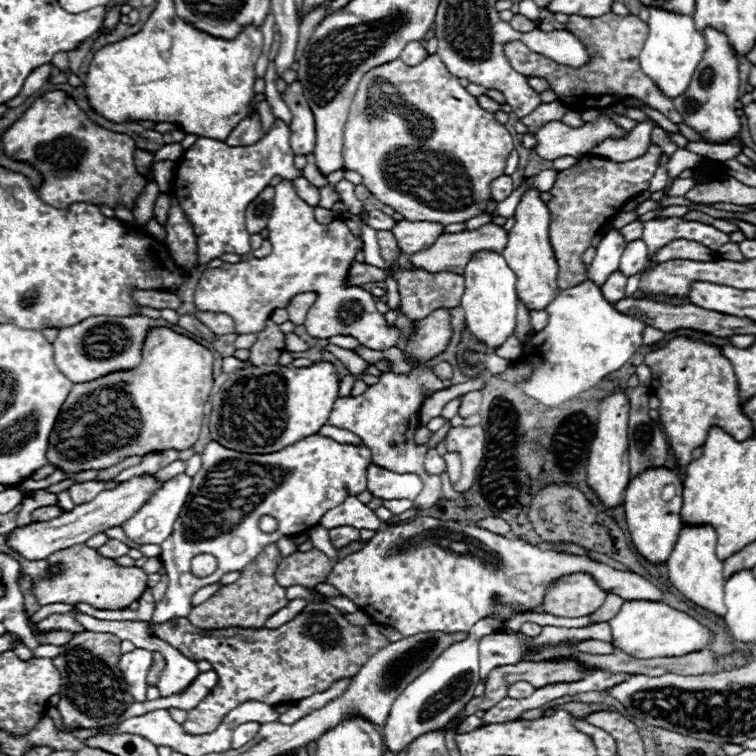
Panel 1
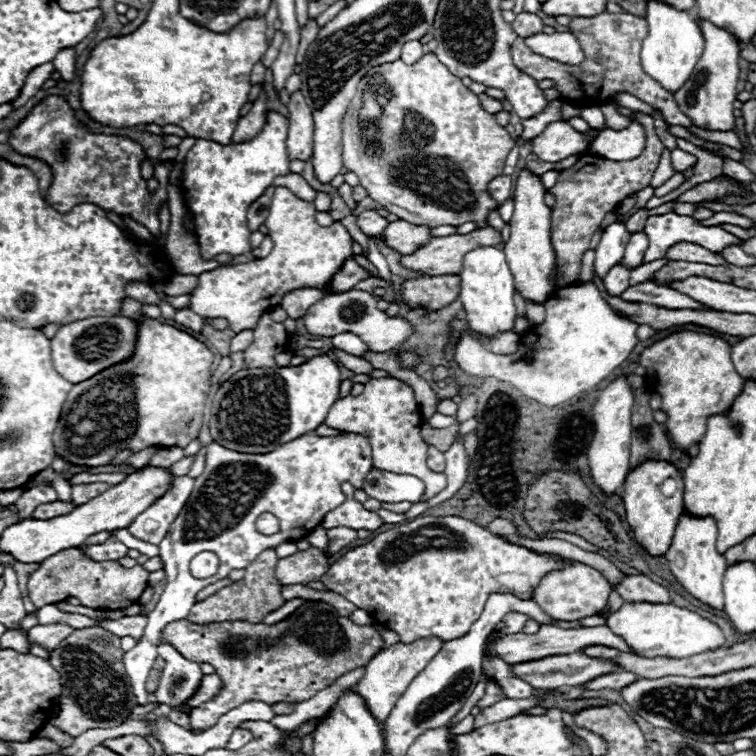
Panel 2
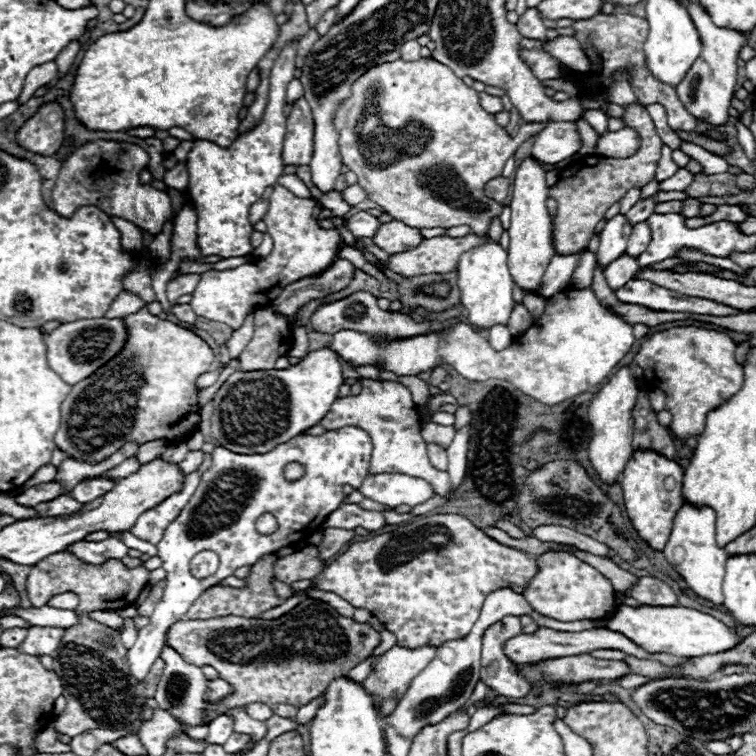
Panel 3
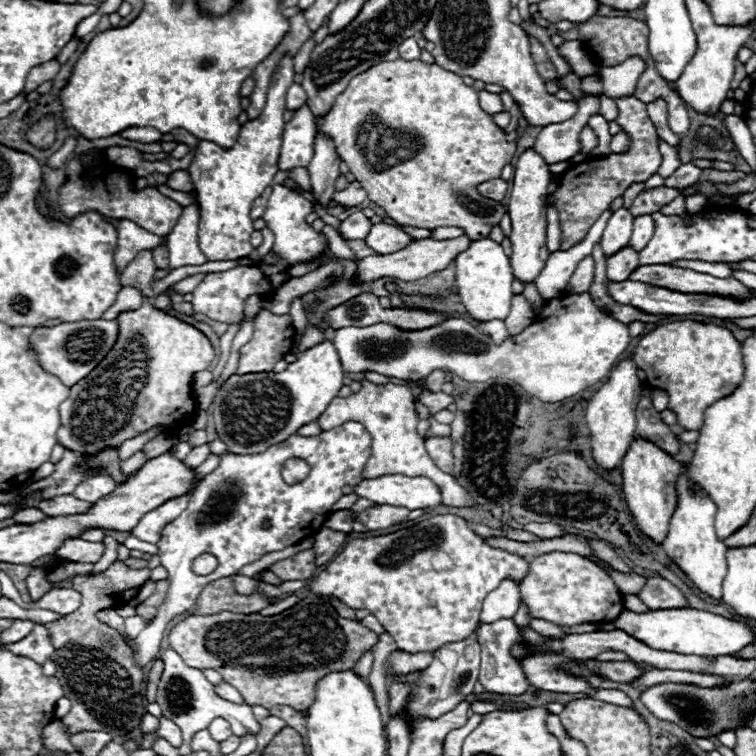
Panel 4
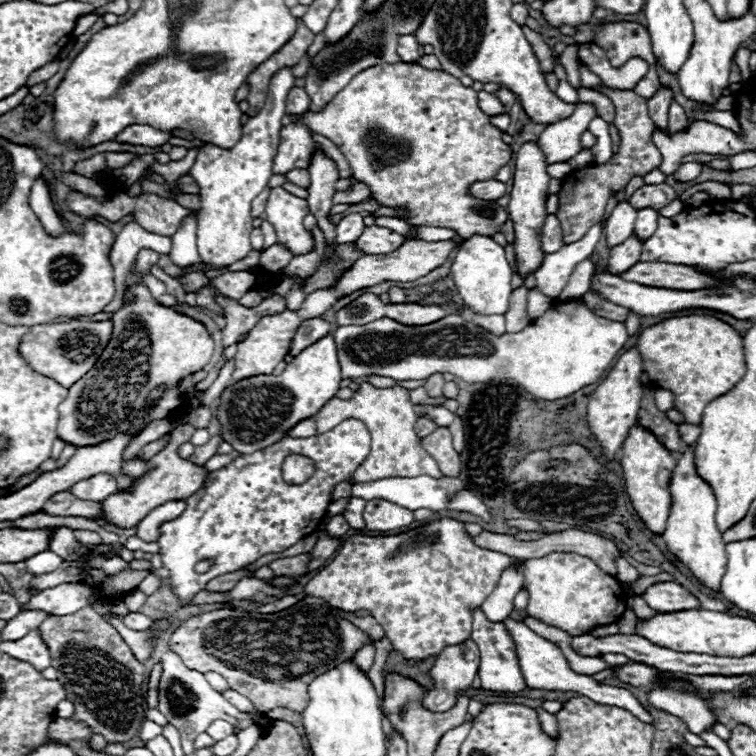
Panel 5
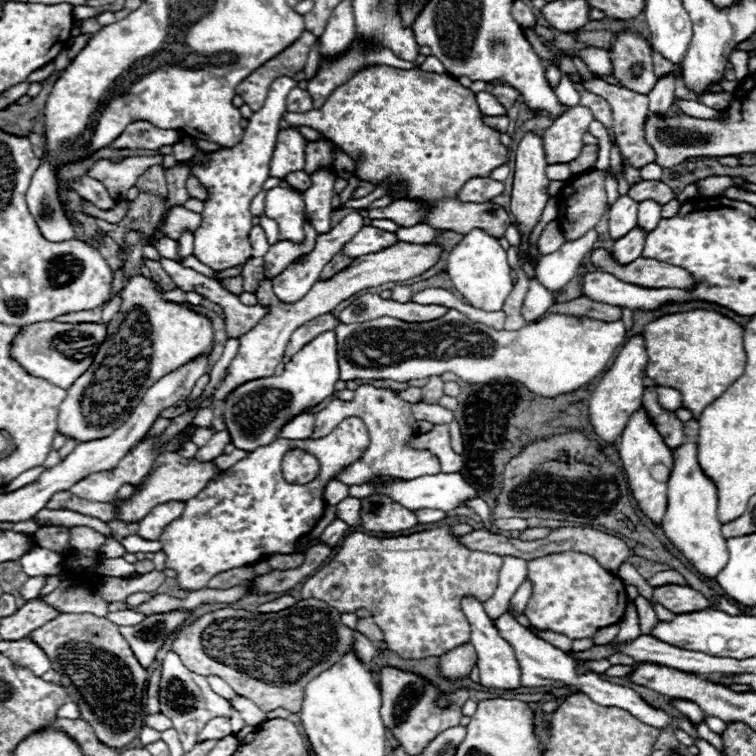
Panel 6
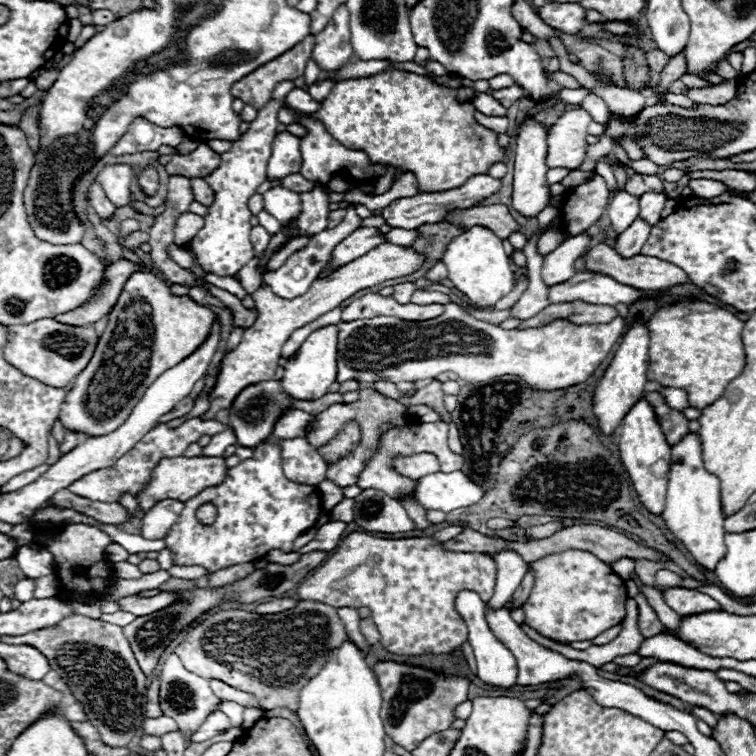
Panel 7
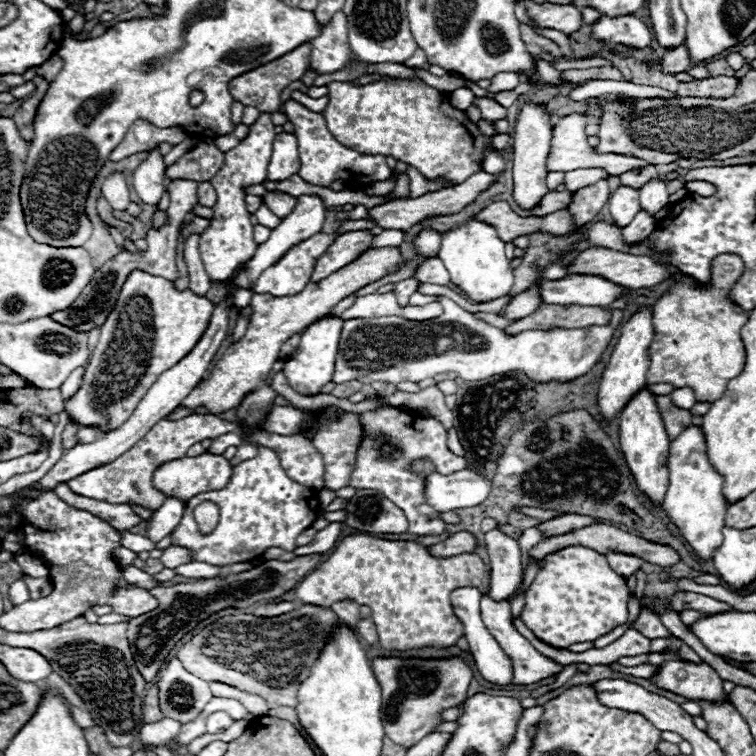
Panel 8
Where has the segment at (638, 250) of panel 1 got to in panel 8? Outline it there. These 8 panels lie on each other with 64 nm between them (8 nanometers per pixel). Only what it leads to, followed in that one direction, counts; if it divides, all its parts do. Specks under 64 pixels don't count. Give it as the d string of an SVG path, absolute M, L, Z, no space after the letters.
M654 178L640 190L640 206L652 216L668 204L668 188L664 178Z

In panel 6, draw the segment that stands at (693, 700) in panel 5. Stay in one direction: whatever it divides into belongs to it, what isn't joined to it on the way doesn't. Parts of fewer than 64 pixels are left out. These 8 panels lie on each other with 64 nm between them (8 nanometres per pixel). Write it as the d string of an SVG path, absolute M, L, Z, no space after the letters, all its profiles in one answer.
M676 700L674 702L674 706L682 712L682 716L686 716L686 718L690 718L694 724L698 724L698 722L702 722L702 710L700 710L700 706L696 706L694 702L688 702L688 700Z

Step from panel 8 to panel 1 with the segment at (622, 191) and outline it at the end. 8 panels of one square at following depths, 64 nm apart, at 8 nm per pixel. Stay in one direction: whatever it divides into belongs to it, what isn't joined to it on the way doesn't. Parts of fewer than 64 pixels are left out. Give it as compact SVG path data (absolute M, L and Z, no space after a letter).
M610 228L600 244L596 246L596 258L592 260L590 264L590 270L588 270L588 280L596 282L598 286L602 286L606 282L606 278L618 270L618 264L620 264L620 256L626 248L626 240L622 238L622 232L616 230L616 228Z

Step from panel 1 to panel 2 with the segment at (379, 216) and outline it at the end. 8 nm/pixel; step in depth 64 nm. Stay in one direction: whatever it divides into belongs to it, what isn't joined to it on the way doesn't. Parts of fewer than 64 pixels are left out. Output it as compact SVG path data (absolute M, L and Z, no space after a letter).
M366 210L366 212L356 216L356 226L366 236L378 236L388 226L388 222L386 222L386 218L378 216L374 210Z

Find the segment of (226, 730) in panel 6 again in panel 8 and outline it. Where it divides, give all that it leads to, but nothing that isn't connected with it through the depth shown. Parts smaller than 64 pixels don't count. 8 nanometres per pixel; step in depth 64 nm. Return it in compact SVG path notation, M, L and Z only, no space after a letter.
M214 712L214 714L210 714L208 718L206 718L206 732L208 734L218 734L218 732L222 732L222 730L226 730L228 726L232 726L232 718L230 718L230 714L226 714L226 712Z

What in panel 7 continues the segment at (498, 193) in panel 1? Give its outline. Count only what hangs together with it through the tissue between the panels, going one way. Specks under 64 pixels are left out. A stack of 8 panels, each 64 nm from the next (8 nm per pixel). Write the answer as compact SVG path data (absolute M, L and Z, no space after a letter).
M476 174L472 178L468 178L462 186L452 188L452 190L444 190L444 192L428 192L428 194L418 194L412 198L398 198L392 204L388 204L386 208L382 208L378 214L384 218L384 222L390 228L404 228L404 230L412 230L418 228L420 224L428 224L428 222L438 222L442 220L450 210L464 210L470 208L474 204L478 204L482 198L494 194L500 188L500 180L488 176L488 174Z

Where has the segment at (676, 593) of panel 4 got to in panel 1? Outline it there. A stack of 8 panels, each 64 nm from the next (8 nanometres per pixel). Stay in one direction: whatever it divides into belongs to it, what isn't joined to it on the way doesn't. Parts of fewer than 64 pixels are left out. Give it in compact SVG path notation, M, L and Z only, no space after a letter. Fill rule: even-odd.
M418 516L416 526L410 524L384 526L362 550L336 562L326 578L374 620L388 620L376 624L394 626L406 638L422 632L468 632L486 614L506 618L512 612L542 606L544 590L554 578L580 570L590 572L604 590L624 600L662 600L662 590L634 572L620 572L602 562L556 550L540 550L526 540L508 540L470 522ZM514 576L520 576L520 588L508 584L508 578ZM492 596L500 596L510 606L504 610L492 606Z

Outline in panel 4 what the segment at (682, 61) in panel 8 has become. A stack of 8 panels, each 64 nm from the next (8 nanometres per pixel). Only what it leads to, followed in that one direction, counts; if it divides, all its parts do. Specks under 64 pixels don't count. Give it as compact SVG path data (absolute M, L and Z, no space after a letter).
M658 98L654 102L648 104L648 114L650 114L650 120L654 122L656 126L656 132L662 140L666 140L668 144L676 146L680 142L680 138L670 130L668 126L668 108L666 108L666 100L664 98Z

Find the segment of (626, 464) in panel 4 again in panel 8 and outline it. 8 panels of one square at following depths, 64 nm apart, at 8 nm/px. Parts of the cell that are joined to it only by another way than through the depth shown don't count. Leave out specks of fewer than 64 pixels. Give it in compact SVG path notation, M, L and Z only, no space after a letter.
M644 386L642 390L638 390L638 394L634 394L630 398L630 402L622 408L620 416L618 416L618 424L620 424L620 450L626 458L626 464L638 484L638 488L650 496L652 502L662 504L666 488L668 488L668 446L670 446L670 438L666 434L662 416L658 412L656 406L656 396Z

